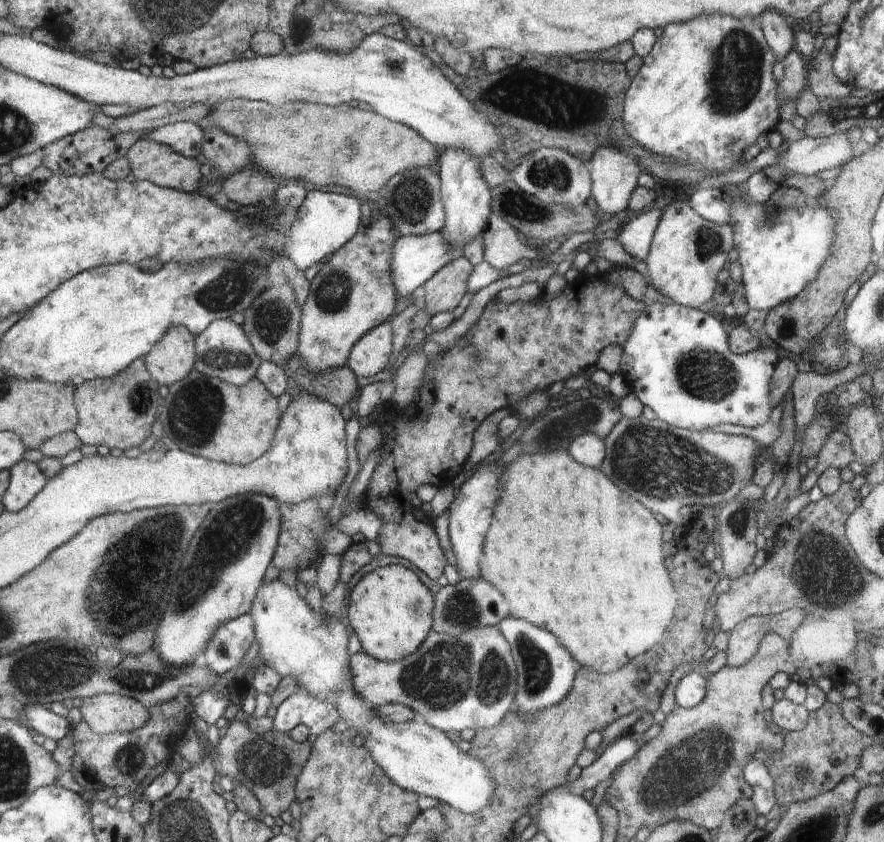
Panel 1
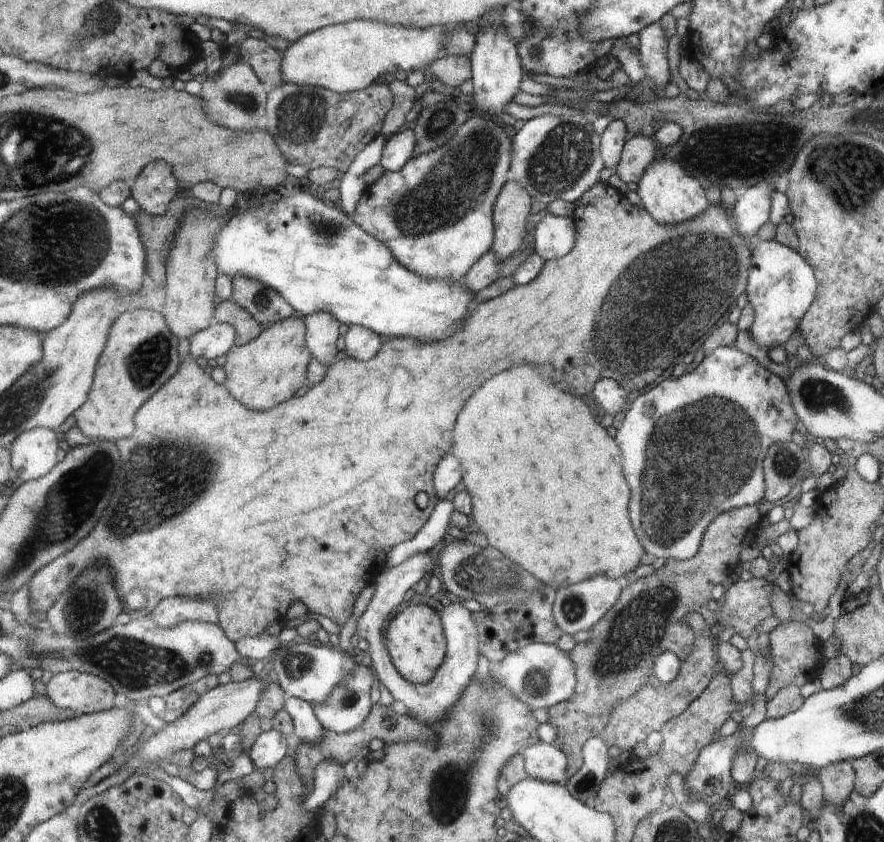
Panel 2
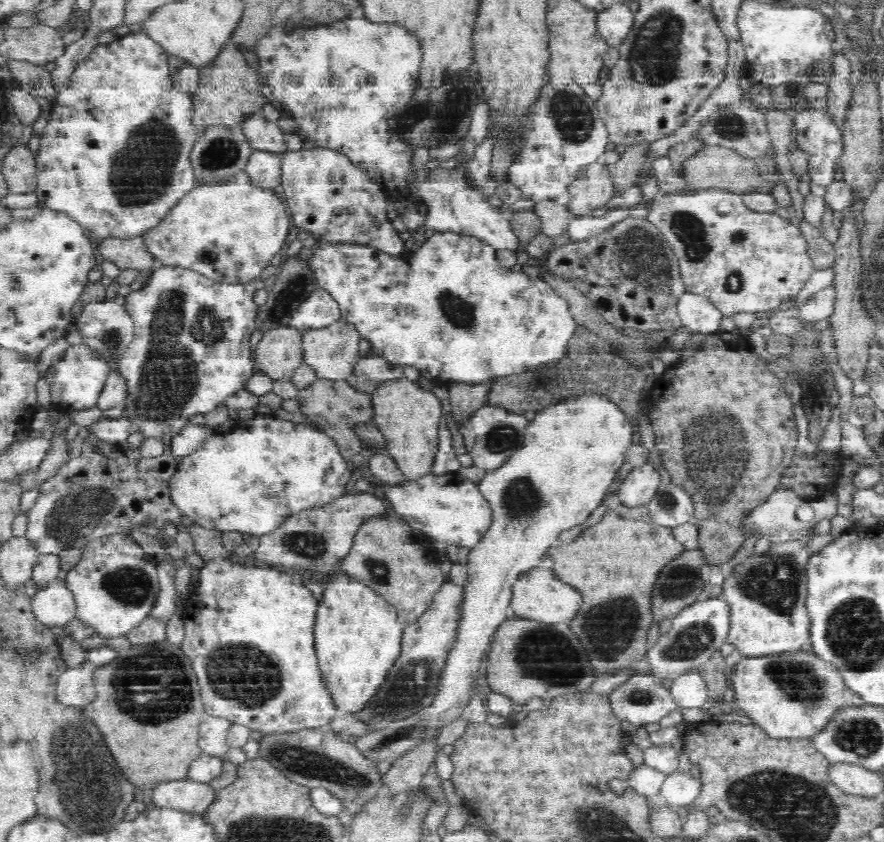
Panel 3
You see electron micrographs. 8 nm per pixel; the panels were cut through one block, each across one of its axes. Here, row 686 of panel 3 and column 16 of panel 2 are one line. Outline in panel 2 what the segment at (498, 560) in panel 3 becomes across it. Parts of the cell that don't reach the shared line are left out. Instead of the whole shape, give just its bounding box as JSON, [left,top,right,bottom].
[12,427,60,482]

